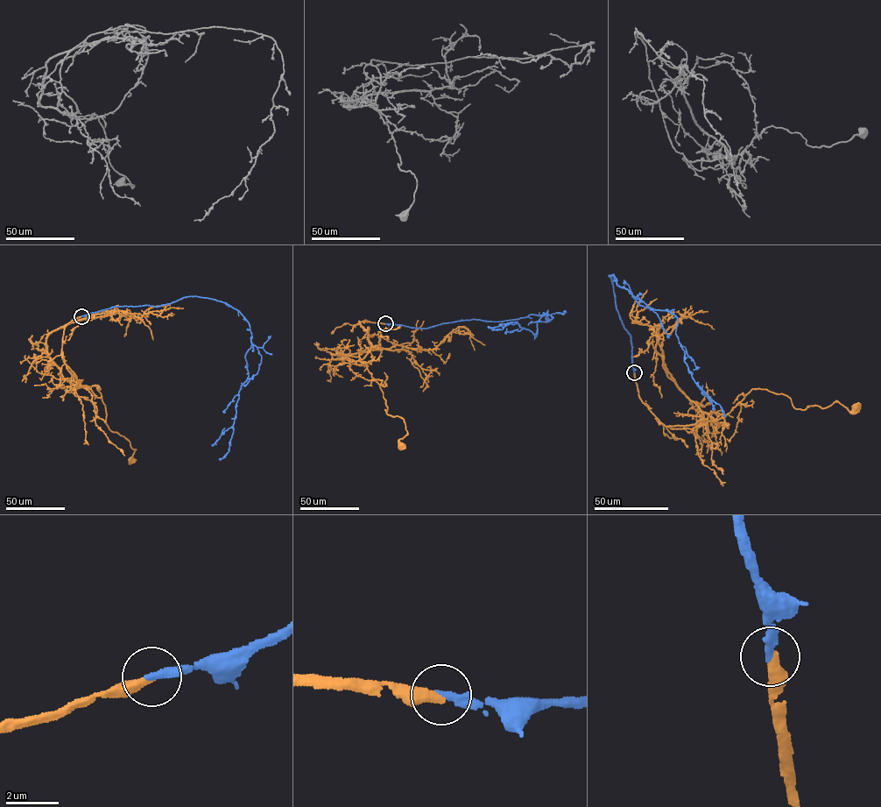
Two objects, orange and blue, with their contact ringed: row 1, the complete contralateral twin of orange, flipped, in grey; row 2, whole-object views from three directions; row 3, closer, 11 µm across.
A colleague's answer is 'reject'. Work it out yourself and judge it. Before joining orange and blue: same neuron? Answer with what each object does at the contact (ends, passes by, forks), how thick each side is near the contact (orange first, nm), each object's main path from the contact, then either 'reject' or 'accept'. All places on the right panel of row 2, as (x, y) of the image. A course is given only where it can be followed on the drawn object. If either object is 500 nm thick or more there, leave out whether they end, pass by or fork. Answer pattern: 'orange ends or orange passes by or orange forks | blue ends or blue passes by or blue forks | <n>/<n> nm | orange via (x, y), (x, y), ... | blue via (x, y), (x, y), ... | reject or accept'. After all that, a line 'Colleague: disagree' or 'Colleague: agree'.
orange ends | blue ends | 360/320 nm | orange via (634, 372), (641, 400), (666, 426), (724, 417), (753, 389), (784, 394), (795, 408), (856, 408) | blue via (634, 372), (612, 274), (639, 304), (676, 317), (676, 335), (692, 378), (726, 416) | accept
Colleague: disagree

